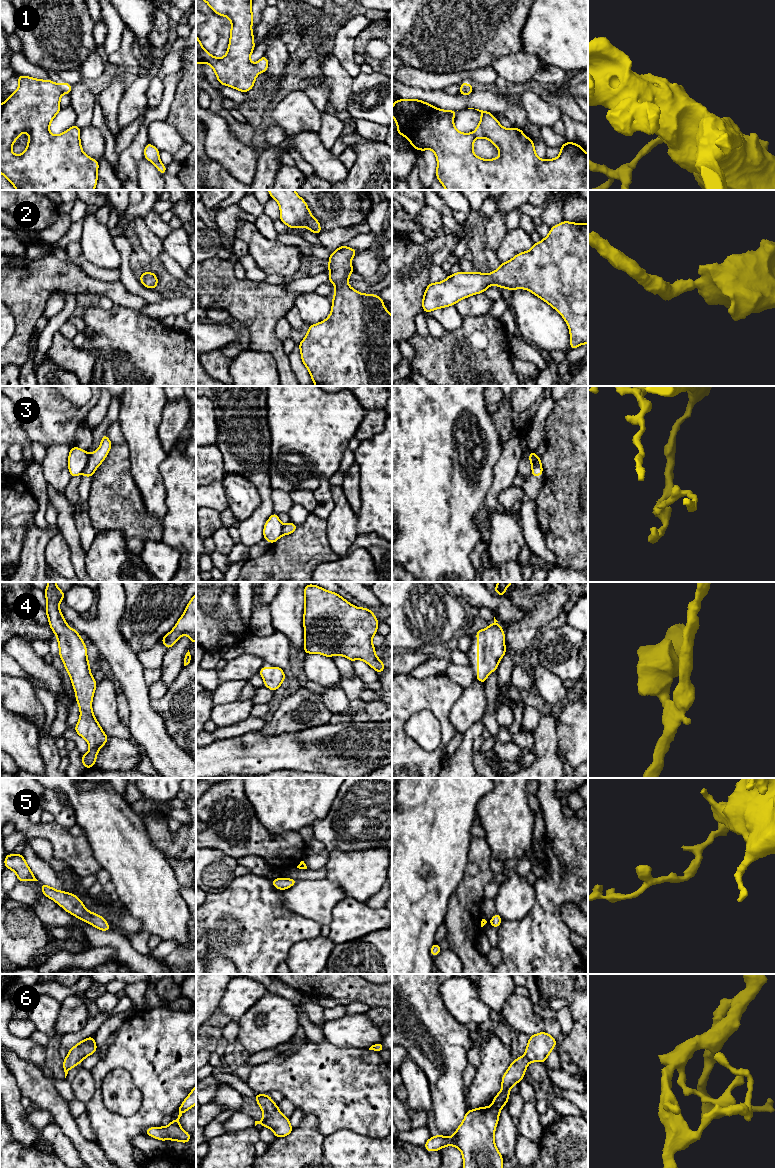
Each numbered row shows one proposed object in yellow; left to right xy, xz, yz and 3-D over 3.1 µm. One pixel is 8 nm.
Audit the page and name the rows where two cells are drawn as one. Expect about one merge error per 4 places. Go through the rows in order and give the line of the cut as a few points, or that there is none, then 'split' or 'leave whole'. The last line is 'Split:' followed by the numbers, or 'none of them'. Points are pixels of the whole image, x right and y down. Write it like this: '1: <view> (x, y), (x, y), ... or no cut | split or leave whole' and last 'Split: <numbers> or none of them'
1: yz (472, 85), (460, 94) | split
2: no cut | leave whole
3: xy (89, 455), (82, 472) | split
4: no cut | leave whole
5: no cut | leave whole
6: no cut | leave whole
Split: 1, 3

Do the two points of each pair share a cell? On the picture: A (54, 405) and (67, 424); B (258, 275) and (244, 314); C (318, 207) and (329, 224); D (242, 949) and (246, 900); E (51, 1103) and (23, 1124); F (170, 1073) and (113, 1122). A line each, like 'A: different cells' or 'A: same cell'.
A: same cell
B: different cells
C: same cell
D: same cell
E: different cells
F: same cell

